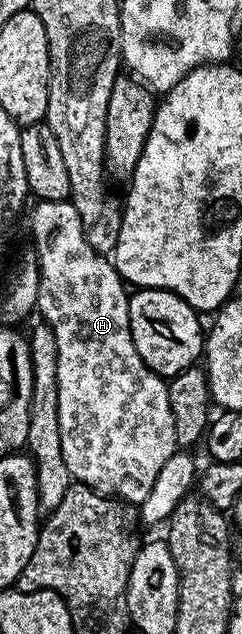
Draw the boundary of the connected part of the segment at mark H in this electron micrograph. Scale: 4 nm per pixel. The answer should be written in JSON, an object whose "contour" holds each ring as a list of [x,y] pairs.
{"contour":[[[69,200],[36,201],[34,205],[31,234],[39,253],[37,314],[57,340],[57,410],[65,468],[69,468],[76,483],[112,499],[138,504],[149,496],[165,460],[177,453],[167,382],[141,360],[129,324],[128,287],[116,272],[114,261],[98,254],[89,244],[75,205]]]}

